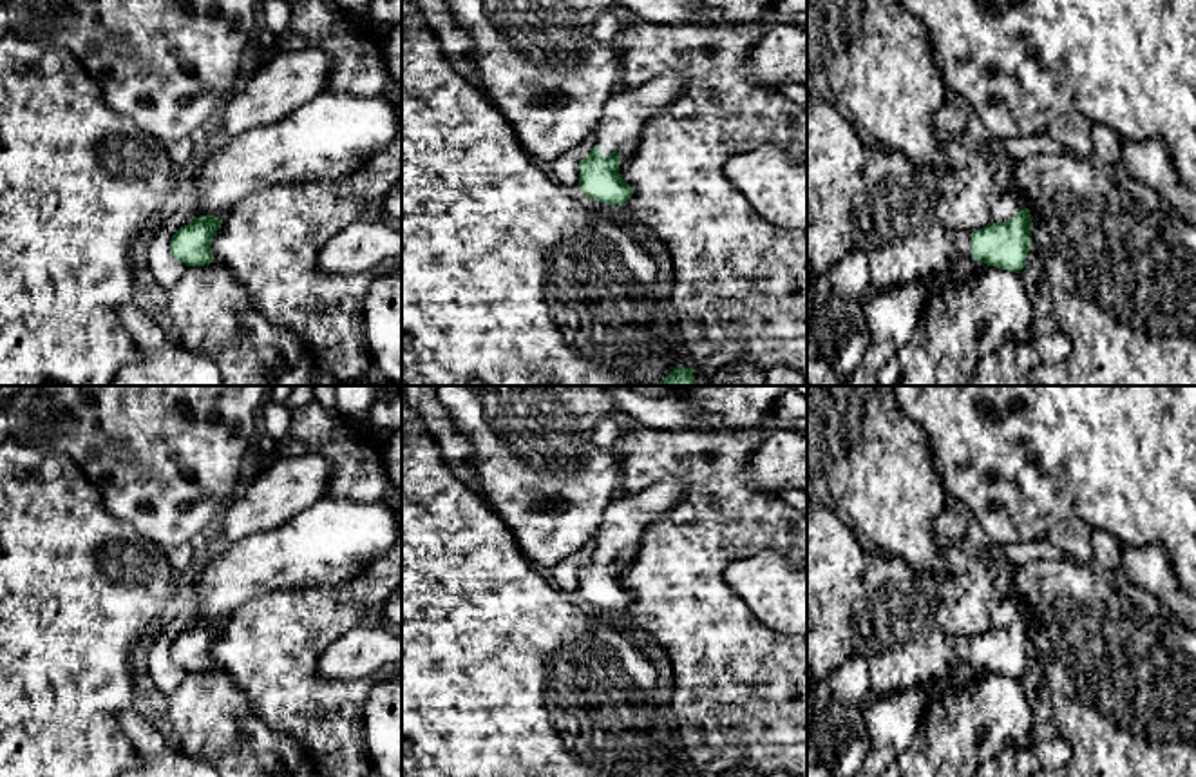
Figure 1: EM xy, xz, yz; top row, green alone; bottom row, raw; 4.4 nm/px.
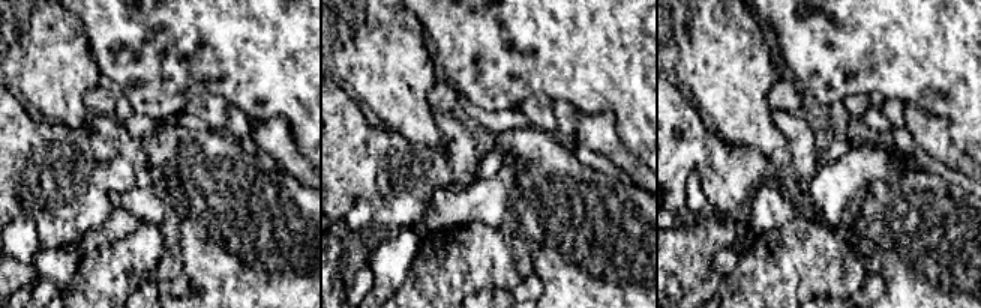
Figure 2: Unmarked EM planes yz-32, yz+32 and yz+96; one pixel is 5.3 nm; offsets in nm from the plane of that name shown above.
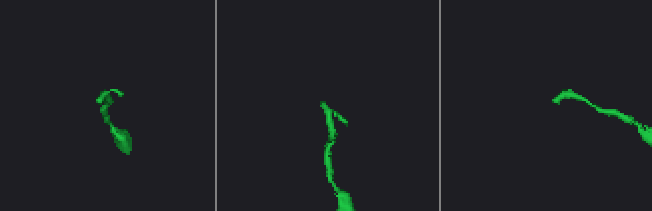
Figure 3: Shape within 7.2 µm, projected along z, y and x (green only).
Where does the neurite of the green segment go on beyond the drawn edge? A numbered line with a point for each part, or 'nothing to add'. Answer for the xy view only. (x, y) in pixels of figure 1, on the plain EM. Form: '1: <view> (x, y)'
nothing to add

